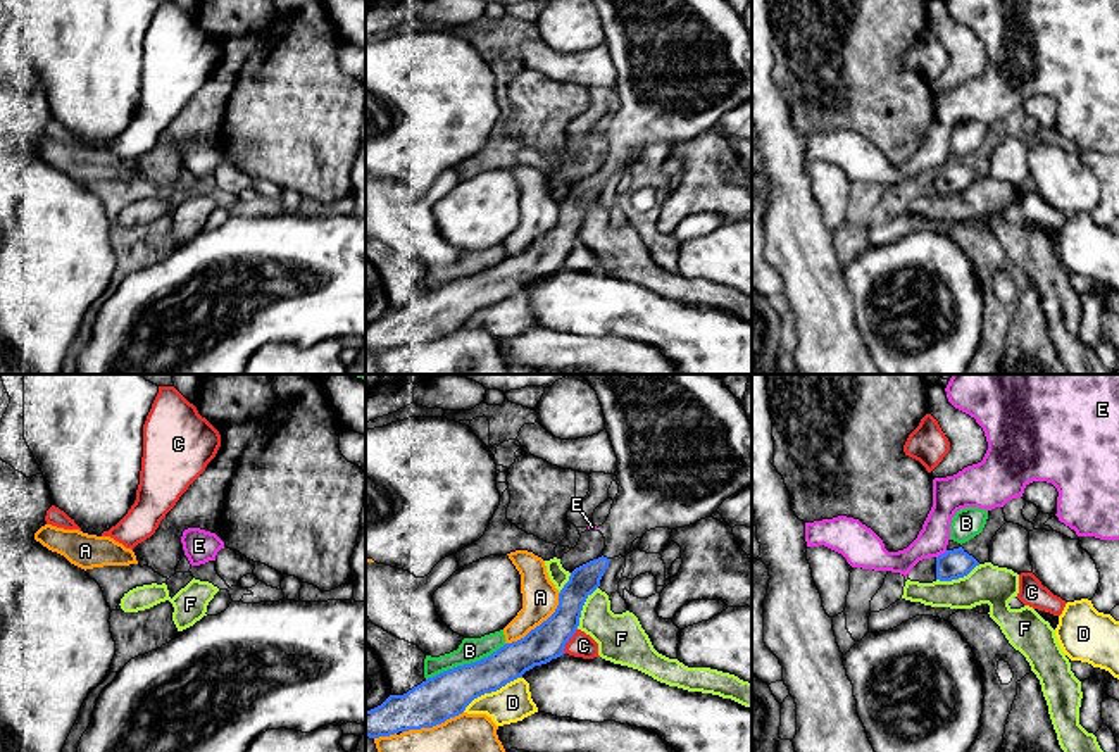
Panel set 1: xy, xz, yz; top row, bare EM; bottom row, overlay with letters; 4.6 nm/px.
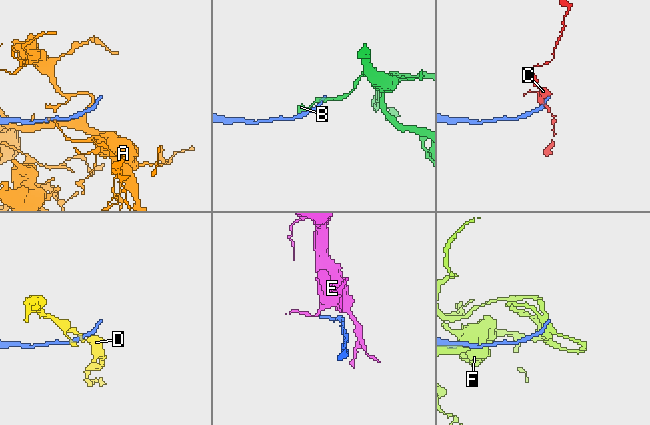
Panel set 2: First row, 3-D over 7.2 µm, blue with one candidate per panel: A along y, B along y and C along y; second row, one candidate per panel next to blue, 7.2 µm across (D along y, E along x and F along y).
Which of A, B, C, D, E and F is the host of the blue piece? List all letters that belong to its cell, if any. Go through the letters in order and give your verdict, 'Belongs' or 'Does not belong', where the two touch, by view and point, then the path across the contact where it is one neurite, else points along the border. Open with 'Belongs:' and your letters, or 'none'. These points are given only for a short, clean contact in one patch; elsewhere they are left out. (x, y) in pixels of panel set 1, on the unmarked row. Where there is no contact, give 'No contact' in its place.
Belongs: none
A: Does not belong. Touches blue at xz (540, 238)
B: Does not belong. Touches blue at xz (466, 278)
C: Does not belong. Touches blue at xz (569, 252). Boundary: xz (576, 242), (562, 266)
D: Does not belong. Touches blue at xz (492, 304)
E: Does not belong. Touches blue at yz (942, 168). Boundary: yz (947, 164), (937, 171)
F: Does not belong. Touches blue at xz (581, 221)

